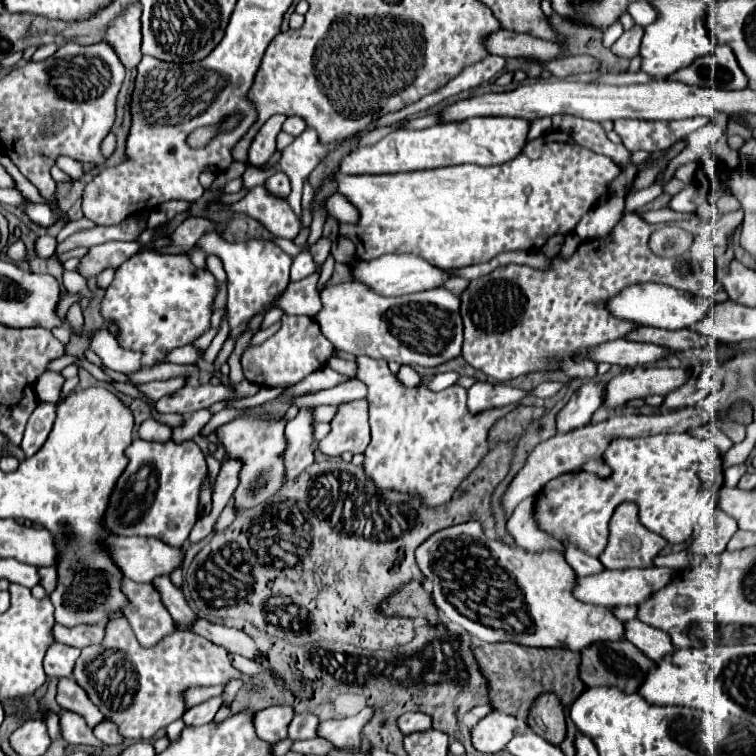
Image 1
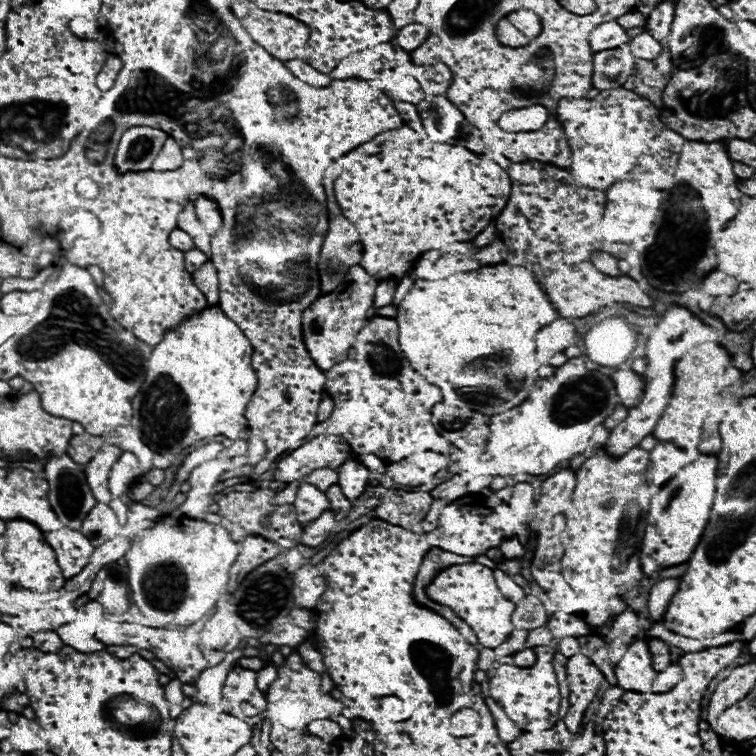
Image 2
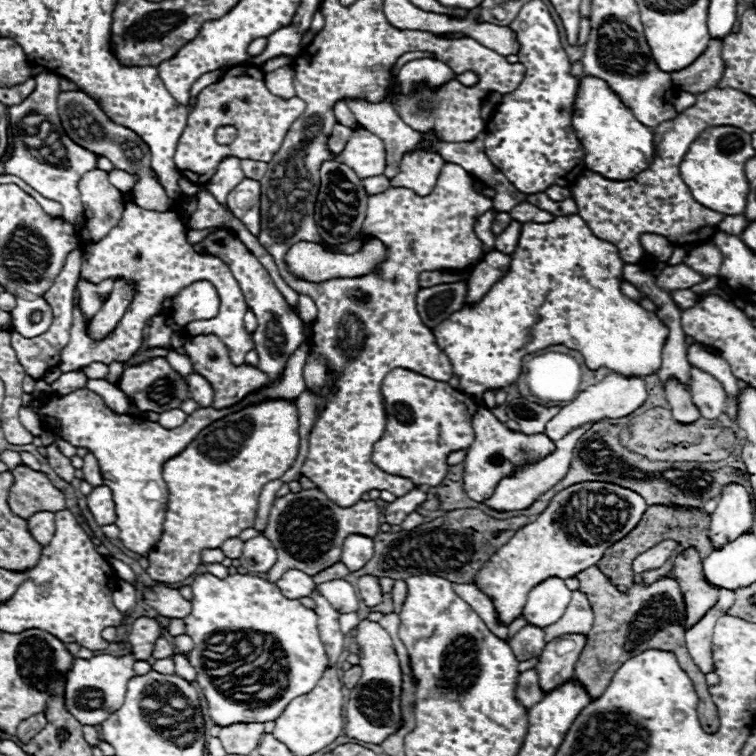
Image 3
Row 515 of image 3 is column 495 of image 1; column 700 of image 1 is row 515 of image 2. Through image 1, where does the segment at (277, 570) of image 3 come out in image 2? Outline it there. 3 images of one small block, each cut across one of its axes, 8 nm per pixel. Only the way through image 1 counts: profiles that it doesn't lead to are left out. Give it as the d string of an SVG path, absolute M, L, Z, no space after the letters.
M254 490L250 494L222 494L218 504L218 514L220 514L220 524L228 530L232 540L242 542L246 536L262 536L266 540L272 540L274 544L278 544L278 548L288 550L288 548L296 548L300 544L300 536L302 536L302 528L296 522L296 514L294 514L294 506L292 504L272 504L276 492L270 490Z

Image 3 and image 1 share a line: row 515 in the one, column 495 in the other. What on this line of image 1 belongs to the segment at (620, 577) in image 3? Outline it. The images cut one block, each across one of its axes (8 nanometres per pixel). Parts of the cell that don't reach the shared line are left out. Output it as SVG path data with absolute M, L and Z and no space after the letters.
M492 644L478 646L476 660L480 670L490 682L490 704L494 710L526 720L532 704L538 696L554 692L564 706L572 706L574 700L586 690L584 682L578 676L580 654L564 648L526 648L516 644Z

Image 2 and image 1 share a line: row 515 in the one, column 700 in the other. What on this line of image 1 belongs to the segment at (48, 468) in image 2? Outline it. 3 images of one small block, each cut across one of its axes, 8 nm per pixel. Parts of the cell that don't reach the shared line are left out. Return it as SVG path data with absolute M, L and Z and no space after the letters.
M716 44L716 52L708 56L696 58L686 68L676 70L668 80L684 82L688 86L702 86L702 88L724 88L724 90L744 90L748 78L740 70L734 52L726 44Z

